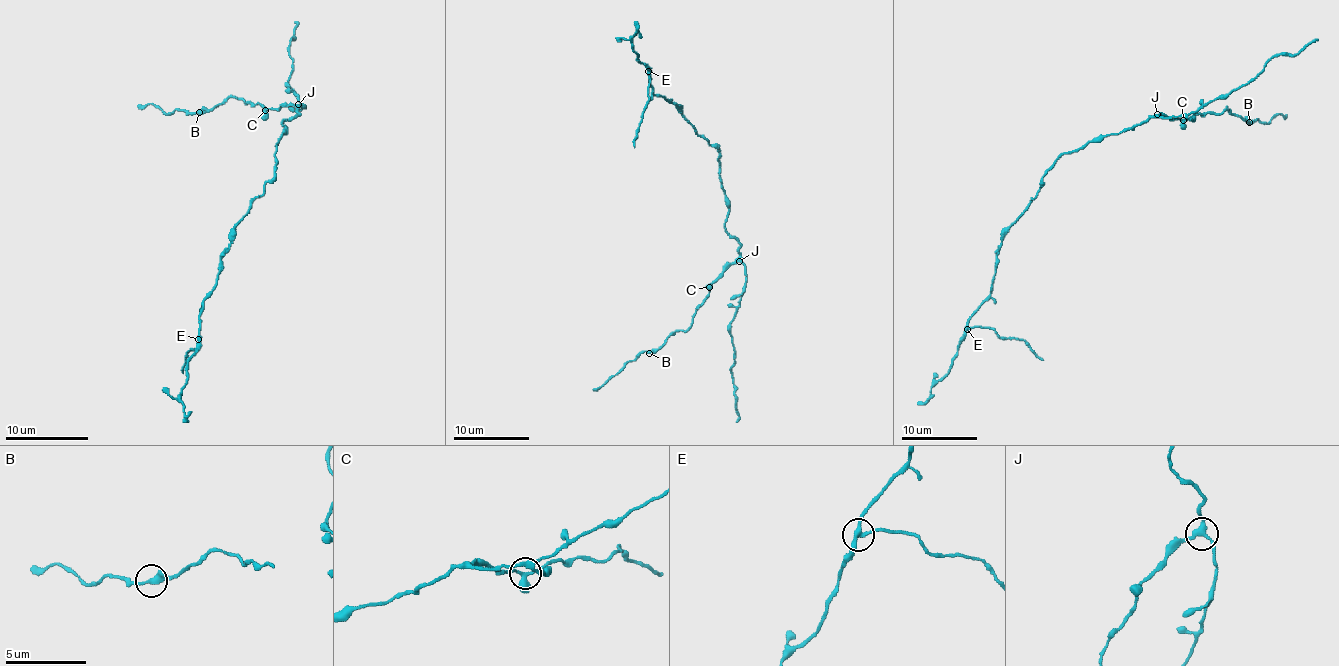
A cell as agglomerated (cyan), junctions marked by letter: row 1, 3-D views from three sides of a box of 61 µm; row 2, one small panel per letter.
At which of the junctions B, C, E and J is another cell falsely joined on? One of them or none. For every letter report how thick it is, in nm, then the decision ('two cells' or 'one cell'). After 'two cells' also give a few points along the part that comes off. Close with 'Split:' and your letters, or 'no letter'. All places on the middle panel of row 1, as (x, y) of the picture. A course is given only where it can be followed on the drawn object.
B: calibre 320 nm; one cell
C: calibre 260 nm; one cell
E: calibre 280 nm; two cells; course (649, 70), (649, 95), (634, 147)
J: calibre 280 nm; one cell
Split: E

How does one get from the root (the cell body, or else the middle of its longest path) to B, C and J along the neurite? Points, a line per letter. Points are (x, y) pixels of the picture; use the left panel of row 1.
B: (275, 147), (286, 128), (281, 122), (296, 116), (298, 108), (265, 110), (261, 104), (228, 97), (199, 112)
C: (275, 147), (286, 128), (281, 122), (296, 116), (298, 108), (281, 106), (265, 110)
J: (275, 147), (286, 128), (281, 122), (298, 114), (298, 104)

